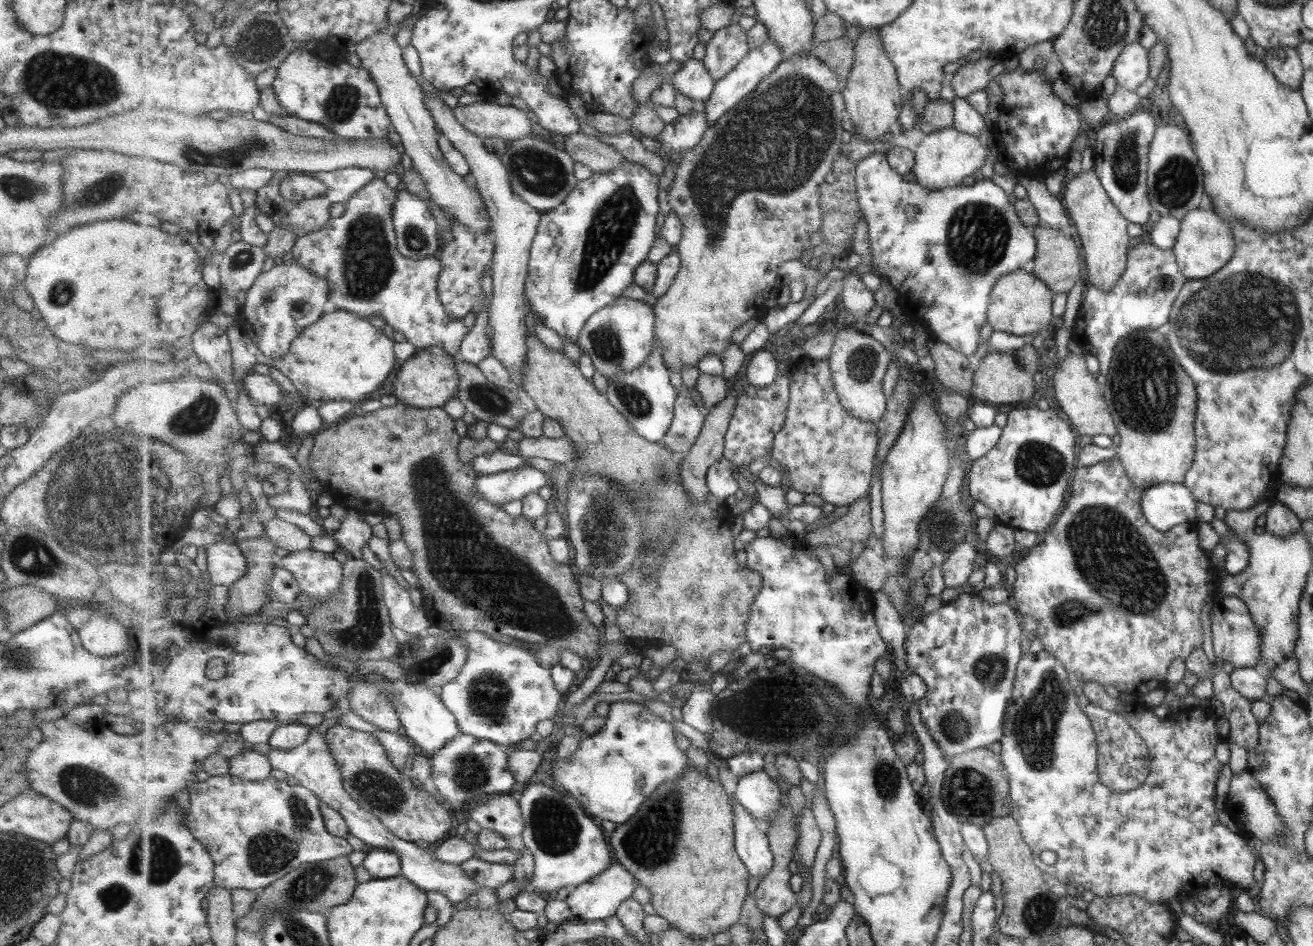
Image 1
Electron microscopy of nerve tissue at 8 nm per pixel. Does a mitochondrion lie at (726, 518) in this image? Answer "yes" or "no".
no

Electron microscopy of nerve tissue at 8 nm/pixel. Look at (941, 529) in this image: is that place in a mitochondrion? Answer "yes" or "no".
yes

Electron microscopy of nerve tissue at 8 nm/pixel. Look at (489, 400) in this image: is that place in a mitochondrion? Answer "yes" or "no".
yes

